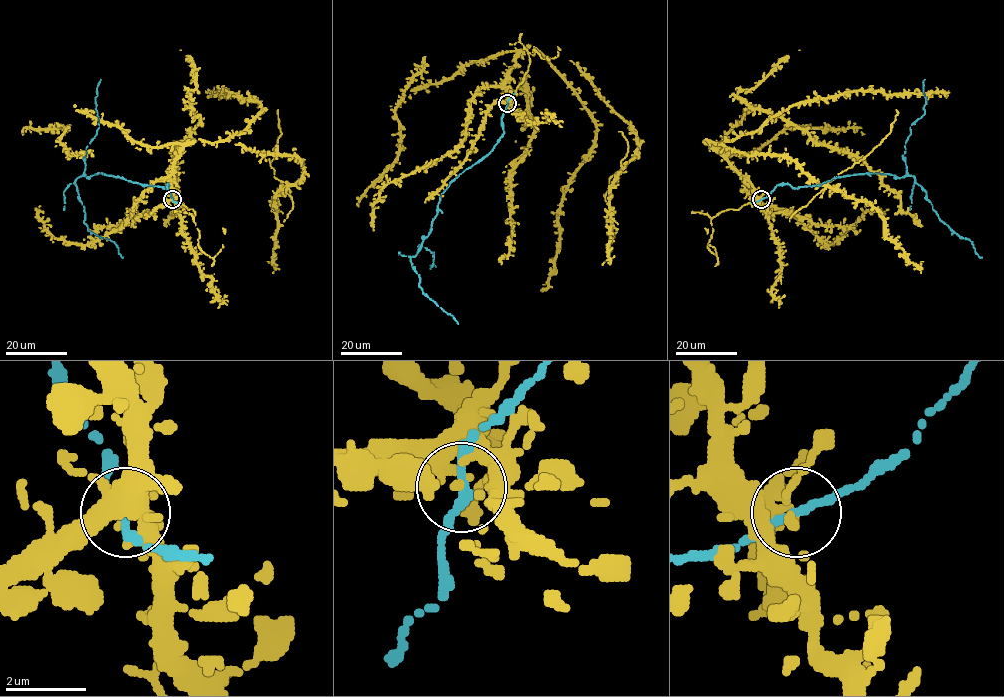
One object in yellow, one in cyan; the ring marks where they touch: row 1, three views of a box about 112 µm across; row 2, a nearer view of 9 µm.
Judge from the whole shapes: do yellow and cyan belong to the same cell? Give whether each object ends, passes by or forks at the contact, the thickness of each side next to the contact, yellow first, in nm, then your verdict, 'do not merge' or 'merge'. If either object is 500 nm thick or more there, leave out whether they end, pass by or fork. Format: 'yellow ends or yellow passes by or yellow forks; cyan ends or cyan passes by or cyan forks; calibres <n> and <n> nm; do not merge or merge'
yellow ends; cyan passes by; calibres 200 and 220 nm; merge

